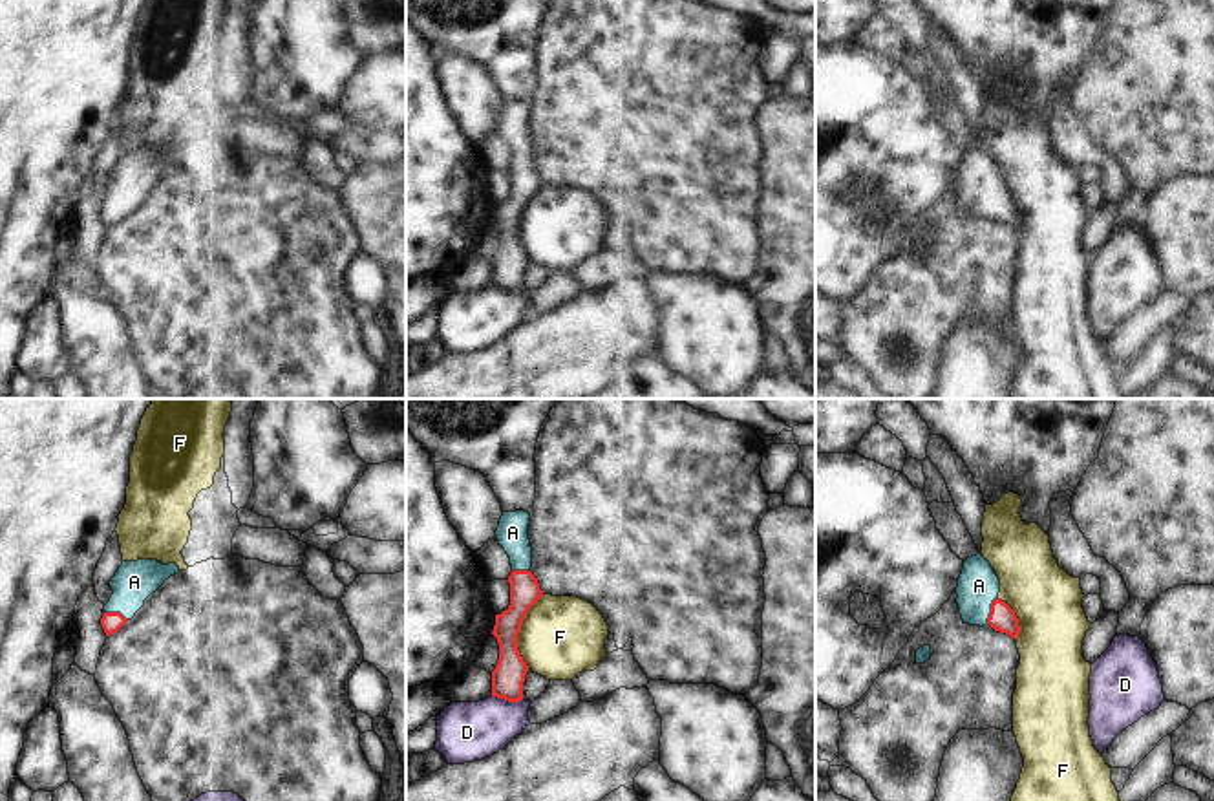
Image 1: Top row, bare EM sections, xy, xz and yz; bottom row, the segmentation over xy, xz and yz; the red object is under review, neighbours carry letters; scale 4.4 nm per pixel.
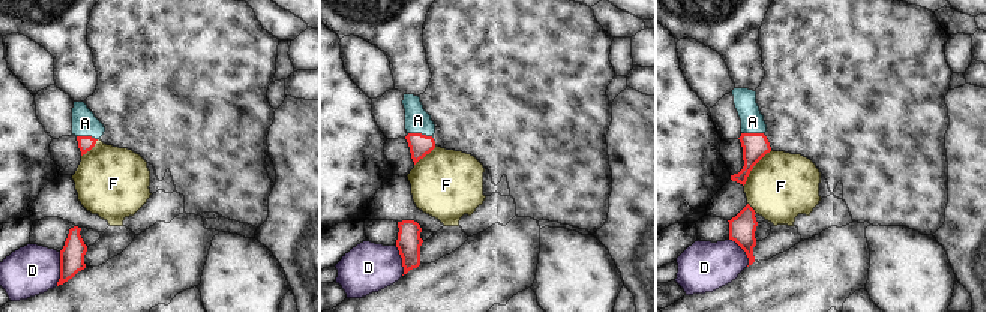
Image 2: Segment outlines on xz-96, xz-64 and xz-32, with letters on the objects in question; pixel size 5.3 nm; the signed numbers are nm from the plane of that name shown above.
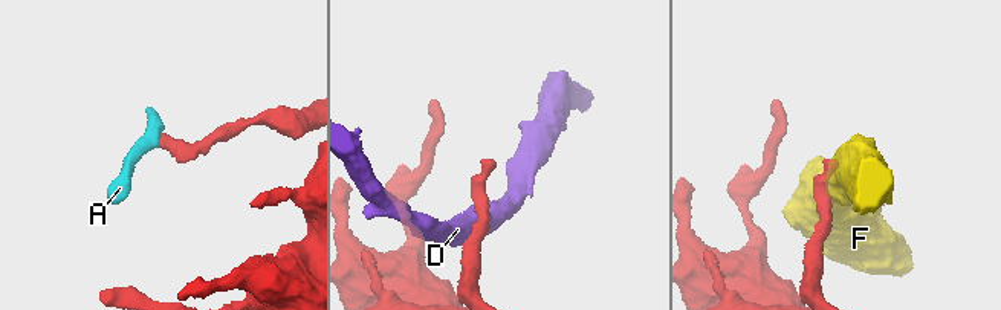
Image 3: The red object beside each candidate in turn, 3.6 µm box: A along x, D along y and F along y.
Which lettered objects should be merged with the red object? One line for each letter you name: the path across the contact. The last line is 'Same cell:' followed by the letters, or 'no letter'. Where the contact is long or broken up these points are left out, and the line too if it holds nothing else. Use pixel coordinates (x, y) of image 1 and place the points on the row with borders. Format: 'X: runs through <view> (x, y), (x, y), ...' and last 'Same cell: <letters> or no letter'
A: runs through yz (1002, 619), (991, 611), (979, 598), (979, 586)
Same cell: A

